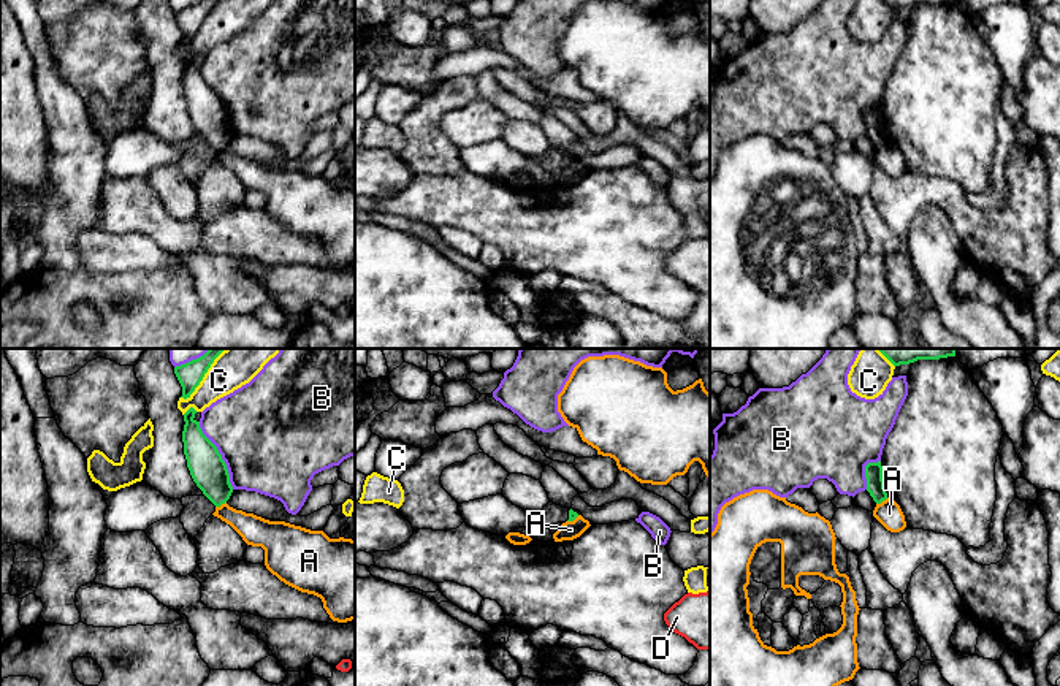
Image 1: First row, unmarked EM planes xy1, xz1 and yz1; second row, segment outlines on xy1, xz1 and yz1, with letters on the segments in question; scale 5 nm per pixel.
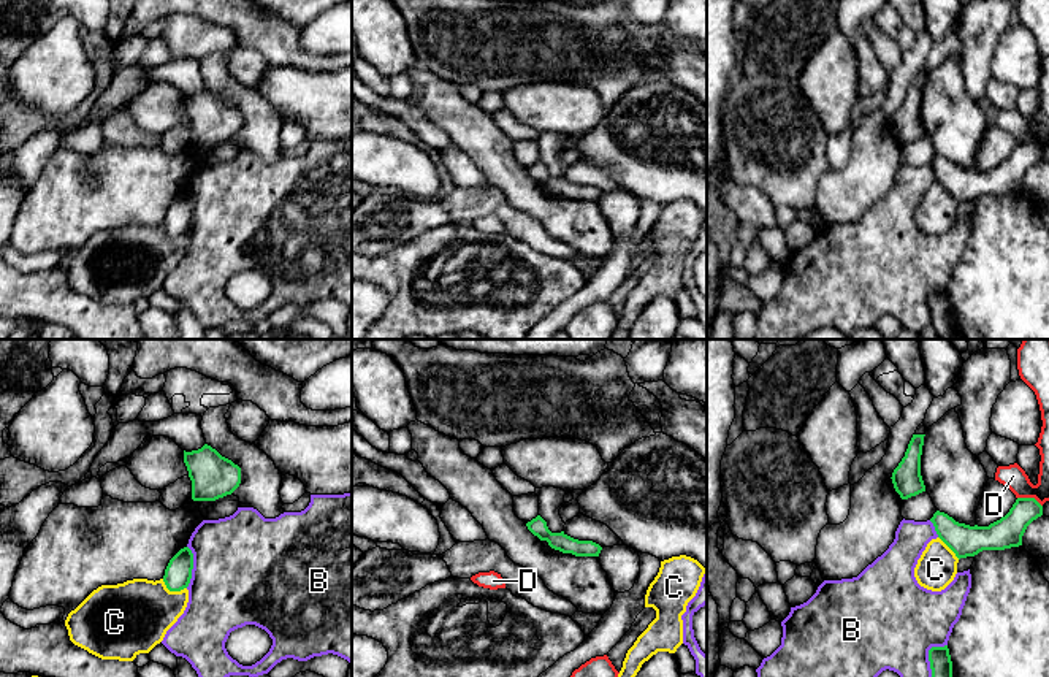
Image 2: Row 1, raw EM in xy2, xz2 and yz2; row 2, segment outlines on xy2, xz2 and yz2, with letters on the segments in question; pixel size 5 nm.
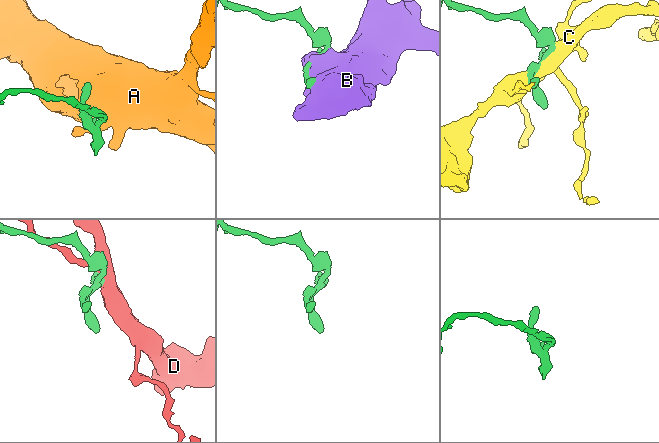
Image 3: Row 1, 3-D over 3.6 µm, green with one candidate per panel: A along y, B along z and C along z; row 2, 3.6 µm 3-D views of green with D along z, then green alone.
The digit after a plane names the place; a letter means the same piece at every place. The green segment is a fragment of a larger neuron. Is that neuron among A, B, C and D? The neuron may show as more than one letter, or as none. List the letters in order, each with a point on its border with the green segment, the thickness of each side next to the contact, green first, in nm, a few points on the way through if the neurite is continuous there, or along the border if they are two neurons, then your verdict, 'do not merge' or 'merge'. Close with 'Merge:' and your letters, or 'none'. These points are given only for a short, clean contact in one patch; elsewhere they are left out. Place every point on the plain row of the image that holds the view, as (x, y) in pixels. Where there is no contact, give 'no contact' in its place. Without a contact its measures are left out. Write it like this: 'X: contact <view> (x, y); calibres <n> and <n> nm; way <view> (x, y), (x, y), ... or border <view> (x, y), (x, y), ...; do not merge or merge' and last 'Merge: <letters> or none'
A: contact yz1 (881, 146); calibres 100 and 130 nm; border yz1 (888, 143), (876, 149); do not merge
B: contact xy1 (221, 100); calibres 180 and 500 nm; do not merge
C: contact xy1 (202, 24); calibres 120 and 190 nm; do not merge
D: contact yz2 (1030, 143); calibres 160 and 120 nm; border yz2 (1018, 141), (1032, 141), (1041, 151); do not merge
Merge: none

